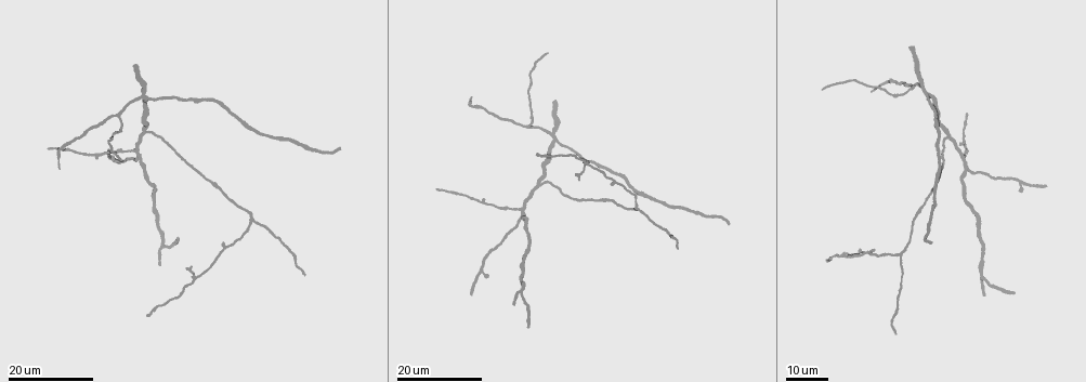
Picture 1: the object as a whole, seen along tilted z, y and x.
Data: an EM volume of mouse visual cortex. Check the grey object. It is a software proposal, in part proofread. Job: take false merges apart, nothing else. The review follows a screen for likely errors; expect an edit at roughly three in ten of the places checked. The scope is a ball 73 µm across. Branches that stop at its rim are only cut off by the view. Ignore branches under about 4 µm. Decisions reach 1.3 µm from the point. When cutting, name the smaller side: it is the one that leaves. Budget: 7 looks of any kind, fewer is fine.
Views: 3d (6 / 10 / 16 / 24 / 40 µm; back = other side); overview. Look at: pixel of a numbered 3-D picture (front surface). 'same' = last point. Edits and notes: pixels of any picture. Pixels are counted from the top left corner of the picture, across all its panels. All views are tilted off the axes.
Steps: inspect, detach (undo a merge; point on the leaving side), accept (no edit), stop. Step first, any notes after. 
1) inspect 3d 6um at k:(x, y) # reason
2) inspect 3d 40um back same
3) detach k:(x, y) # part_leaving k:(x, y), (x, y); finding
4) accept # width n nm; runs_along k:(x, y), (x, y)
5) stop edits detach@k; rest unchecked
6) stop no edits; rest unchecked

inspect 3d 24um at 1:(634, 207) # a fork

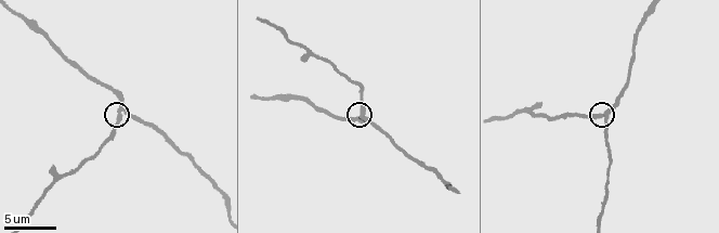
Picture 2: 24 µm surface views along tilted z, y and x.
inspect 3d 10um at 2:(120, 110) # closer look

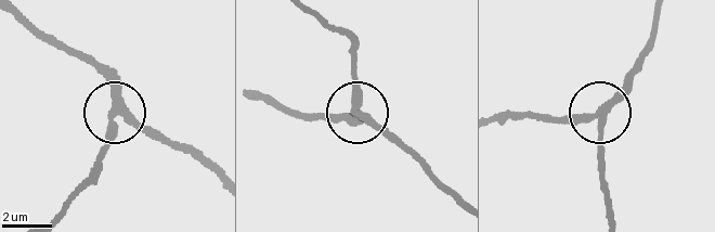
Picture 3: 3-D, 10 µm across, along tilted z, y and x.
accept # width 290 nm; runs_along 3:(21, 11), (92, 60), (116, 110), (158, 141); continuous, no second neuron

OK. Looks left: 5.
inspect 3d 24um at 1:(194, 277) # three arms meet

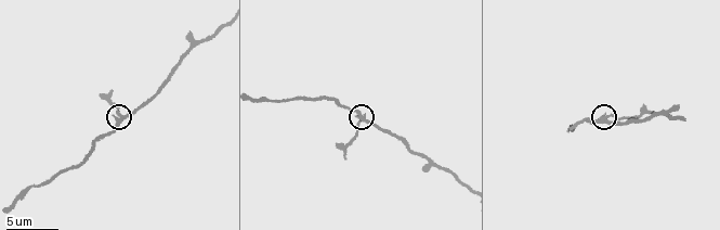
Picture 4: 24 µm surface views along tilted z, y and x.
inspect 3d 10um at 4:(121, 116)

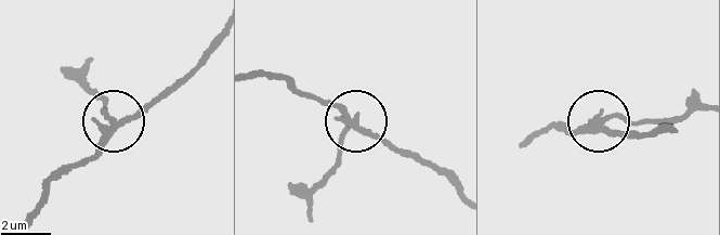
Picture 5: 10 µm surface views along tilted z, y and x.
accept # side_arm 6 um; runs_along 5:(659, 125), (629, 133), (600, 118), (659, 119); continuous, no second neuron

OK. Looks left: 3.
inspect 3d 16um at 1:(521, 207) # small branch off a trunk

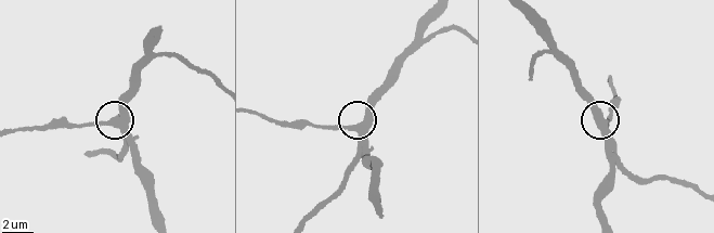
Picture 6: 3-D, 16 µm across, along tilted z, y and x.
inspect 3d 10um at 6:(351, 127)

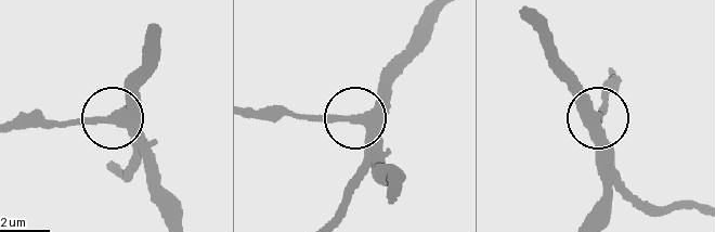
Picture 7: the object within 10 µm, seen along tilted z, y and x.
accept # arms 3; runs_along 7:(157, 36), (151, 74), (129, 106), (63, 124), (35, 120); all the same neuron

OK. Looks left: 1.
stop no edits; rest unchecked

